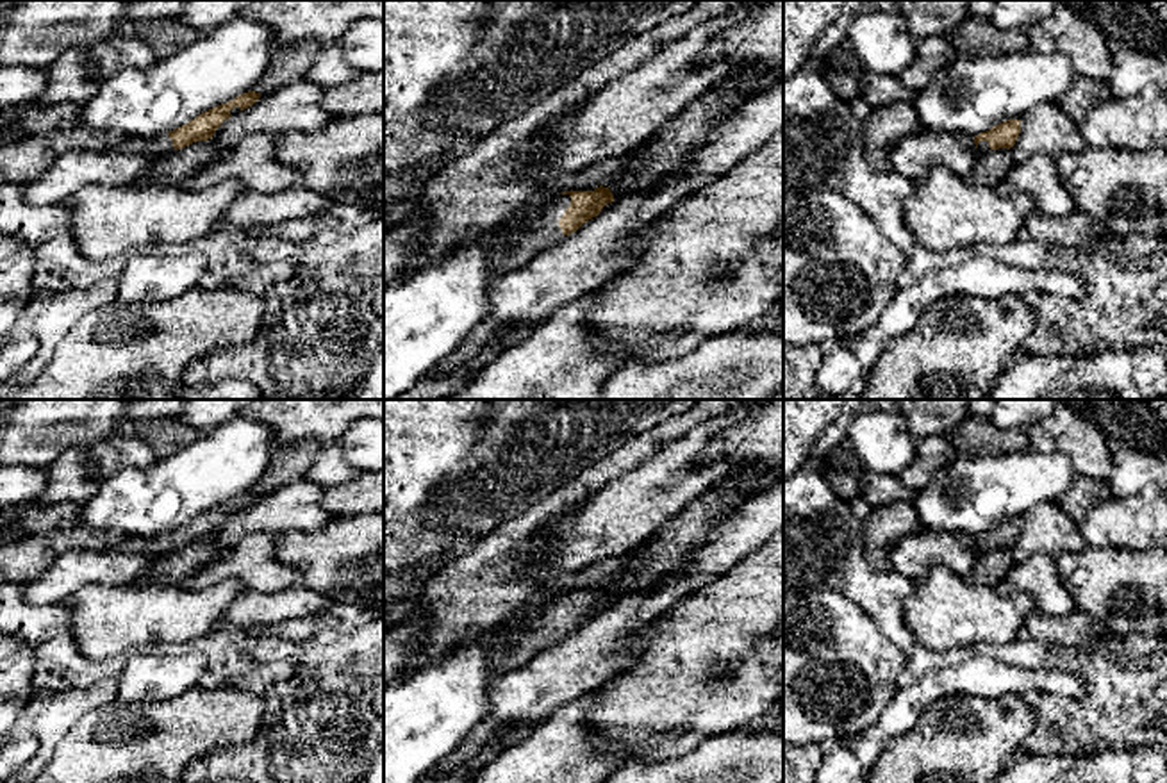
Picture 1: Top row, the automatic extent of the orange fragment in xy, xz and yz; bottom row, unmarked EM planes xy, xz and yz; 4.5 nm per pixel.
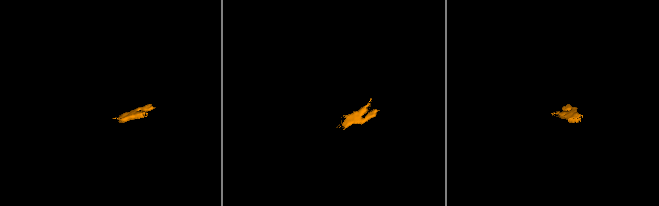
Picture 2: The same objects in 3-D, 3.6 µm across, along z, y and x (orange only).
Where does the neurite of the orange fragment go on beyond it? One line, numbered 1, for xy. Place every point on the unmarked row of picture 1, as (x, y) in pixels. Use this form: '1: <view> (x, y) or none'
1: xy (161, 544)

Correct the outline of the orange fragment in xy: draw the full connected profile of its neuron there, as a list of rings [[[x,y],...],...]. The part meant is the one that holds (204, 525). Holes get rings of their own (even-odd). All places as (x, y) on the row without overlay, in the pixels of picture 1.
[[[255,490],[243,492],[227,503],[221,503],[218,507],[212,507],[198,514],[189,523],[168,533],[161,533],[150,539],[127,535],[112,549],[123,551],[123,553],[153,556],[153,558],[168,555],[173,549],[186,548],[196,540],[212,539],[214,532],[221,526],[225,519],[228,519],[232,514],[237,514],[239,510],[252,507],[259,498],[261,498],[261,492],[255,492]]]

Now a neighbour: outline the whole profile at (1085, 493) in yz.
[[[1076,474],[1072,485],[1056,499],[1056,505],[1069,517],[1078,521],[1085,512],[1105,501],[1108,496],[1103,482]]]

